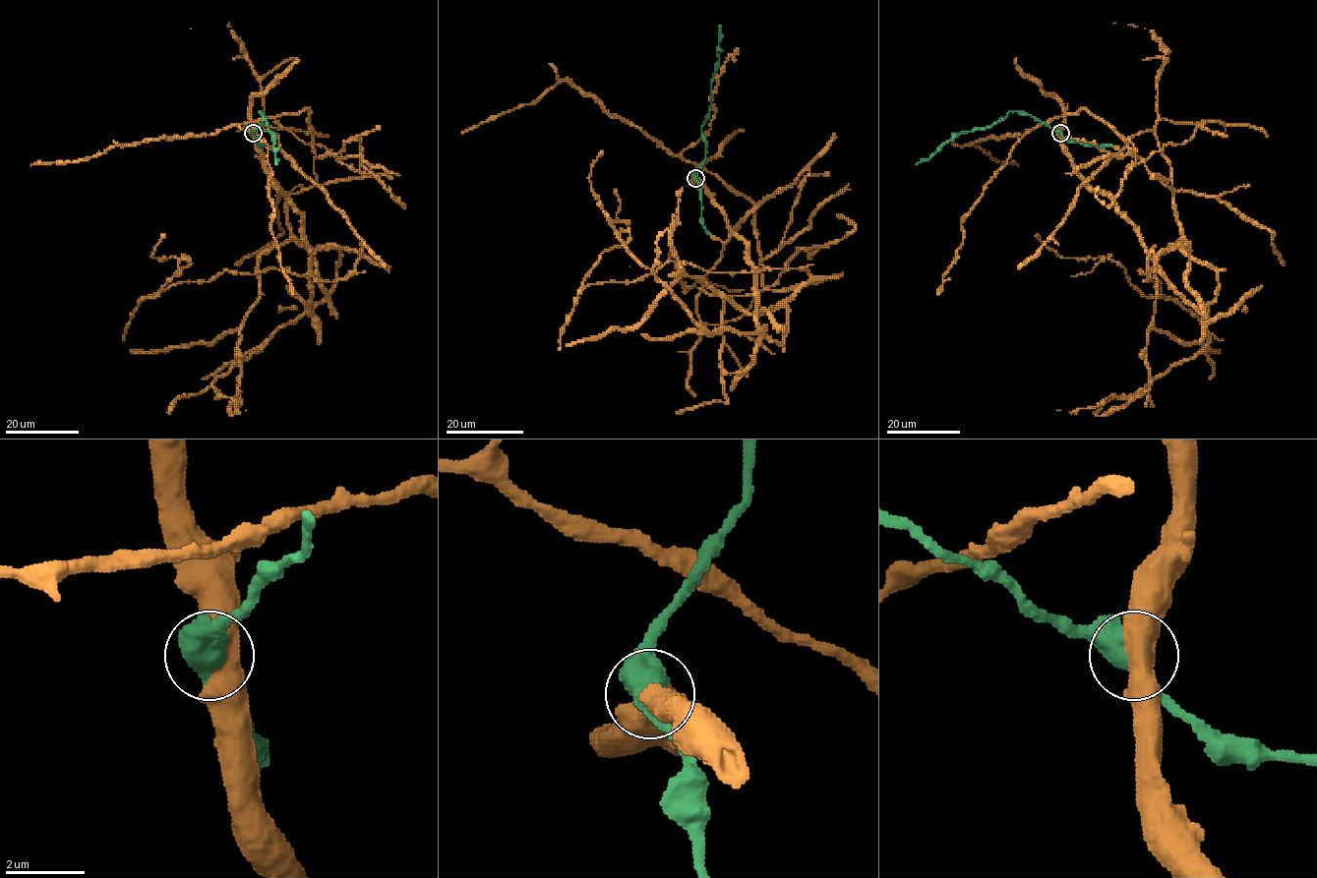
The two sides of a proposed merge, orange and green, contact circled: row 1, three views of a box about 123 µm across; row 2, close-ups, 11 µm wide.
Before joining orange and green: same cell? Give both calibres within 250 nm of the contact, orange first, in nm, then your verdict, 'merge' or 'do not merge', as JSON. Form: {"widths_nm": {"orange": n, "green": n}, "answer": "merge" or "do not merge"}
{"widths_nm": {"orange": 600, "green": 550}, "answer": "merge"}

